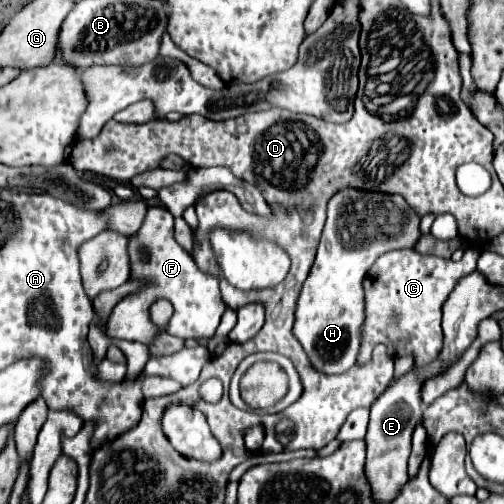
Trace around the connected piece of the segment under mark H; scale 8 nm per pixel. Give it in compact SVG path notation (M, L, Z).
M344 188L338 190L330 202L328 202L328 220L320 238L316 262L310 270L310 276L306 278L306 284L302 286L298 308L296 308L296 324L294 334L302 342L310 362L326 374L342 374L350 366L356 364L356 356L362 346L362 326L364 326L364 278L370 270L370 266L378 260L378 256L400 250L400 248L412 248L420 238L420 218L414 214L414 210L408 208L406 200L398 194L386 194L386 192L368 192L358 188Z

